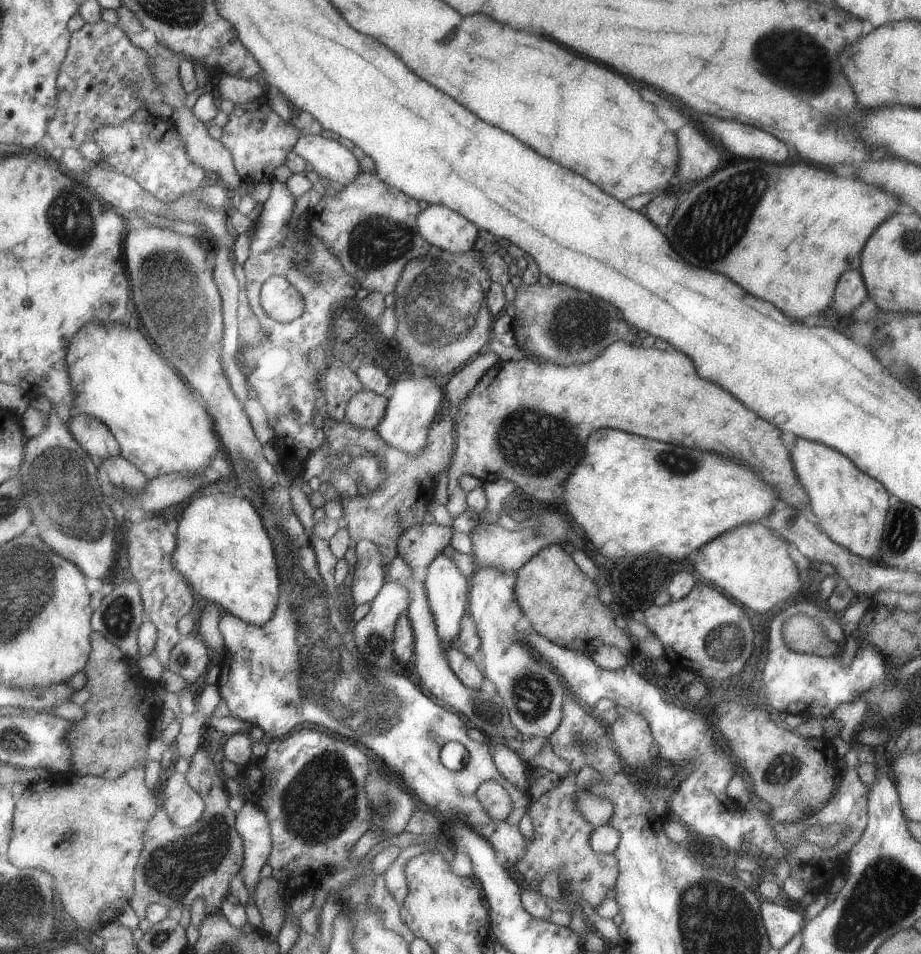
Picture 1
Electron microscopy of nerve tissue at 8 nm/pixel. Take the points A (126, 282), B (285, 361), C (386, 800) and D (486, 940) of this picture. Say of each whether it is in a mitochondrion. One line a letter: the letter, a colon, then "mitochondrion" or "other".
A: mitochondrion
B: mitochondrion
C: mitochondrion
D: other

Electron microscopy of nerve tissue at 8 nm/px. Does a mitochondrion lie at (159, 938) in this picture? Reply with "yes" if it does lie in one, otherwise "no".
yes

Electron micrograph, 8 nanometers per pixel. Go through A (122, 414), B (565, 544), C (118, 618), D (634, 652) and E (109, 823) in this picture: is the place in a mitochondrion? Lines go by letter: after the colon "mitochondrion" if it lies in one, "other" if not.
A: other
B: other
C: mitochondrion
D: other
E: other

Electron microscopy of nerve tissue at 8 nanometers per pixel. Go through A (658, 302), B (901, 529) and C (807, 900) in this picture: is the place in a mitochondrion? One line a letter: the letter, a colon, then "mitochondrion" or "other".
A: other
B: mitochondrion
C: other

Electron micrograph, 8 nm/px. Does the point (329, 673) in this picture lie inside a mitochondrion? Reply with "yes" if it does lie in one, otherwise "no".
yes

